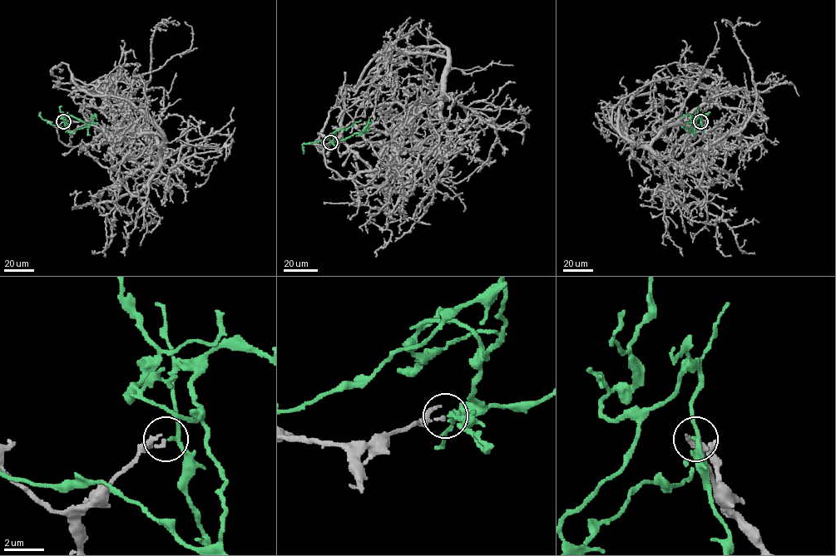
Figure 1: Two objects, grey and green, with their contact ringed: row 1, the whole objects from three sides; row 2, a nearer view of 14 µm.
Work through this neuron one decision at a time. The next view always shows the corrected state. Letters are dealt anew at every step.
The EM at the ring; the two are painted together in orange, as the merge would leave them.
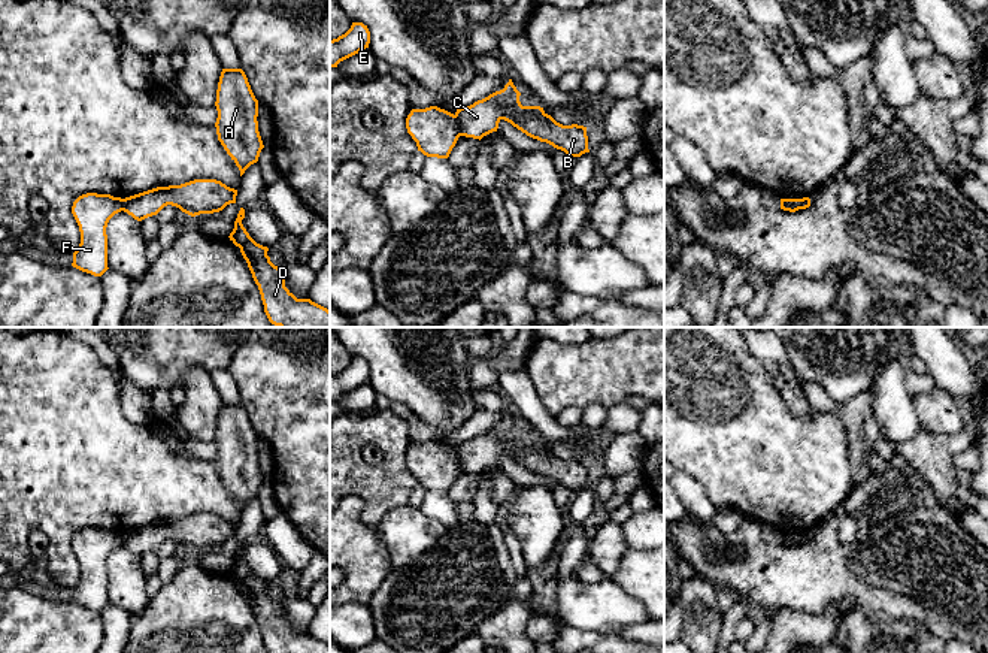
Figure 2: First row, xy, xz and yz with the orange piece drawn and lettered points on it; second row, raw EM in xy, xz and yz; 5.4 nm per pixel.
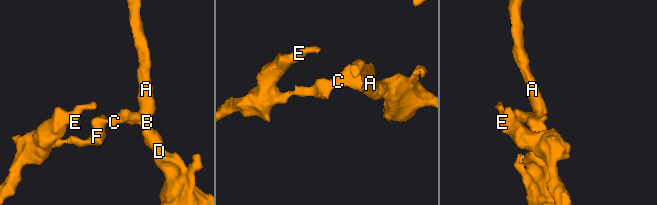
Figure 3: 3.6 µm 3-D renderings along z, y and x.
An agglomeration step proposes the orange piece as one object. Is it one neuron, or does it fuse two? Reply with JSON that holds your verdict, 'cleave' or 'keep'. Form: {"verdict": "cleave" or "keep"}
{"verdict": "cleave"}

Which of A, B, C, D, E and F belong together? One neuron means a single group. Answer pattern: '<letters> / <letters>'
A B C D / E F

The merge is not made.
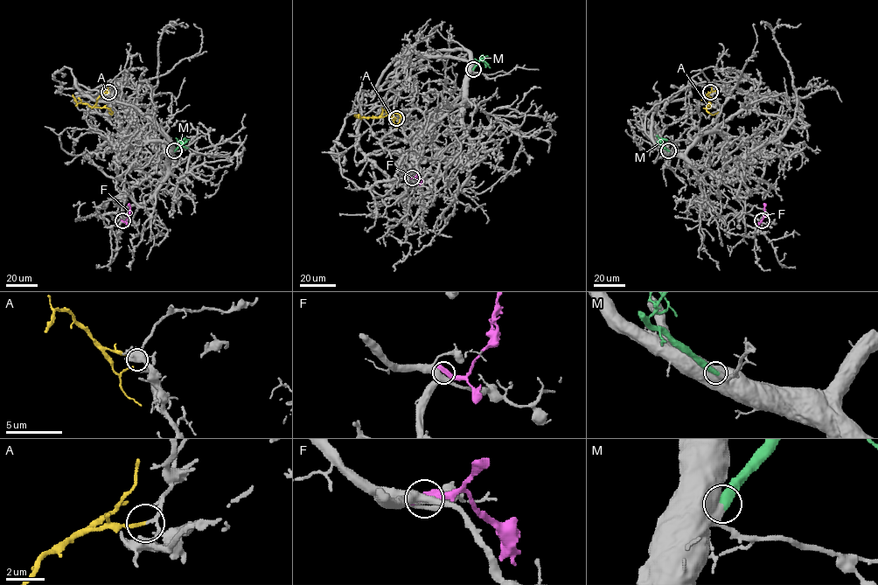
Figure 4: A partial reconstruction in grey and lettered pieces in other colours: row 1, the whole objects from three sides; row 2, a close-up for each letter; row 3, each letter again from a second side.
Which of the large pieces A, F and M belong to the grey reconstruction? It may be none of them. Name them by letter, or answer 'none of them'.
M

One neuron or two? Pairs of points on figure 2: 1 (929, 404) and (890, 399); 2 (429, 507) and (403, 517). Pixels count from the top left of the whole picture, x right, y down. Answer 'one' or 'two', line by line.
1: two
2: two

